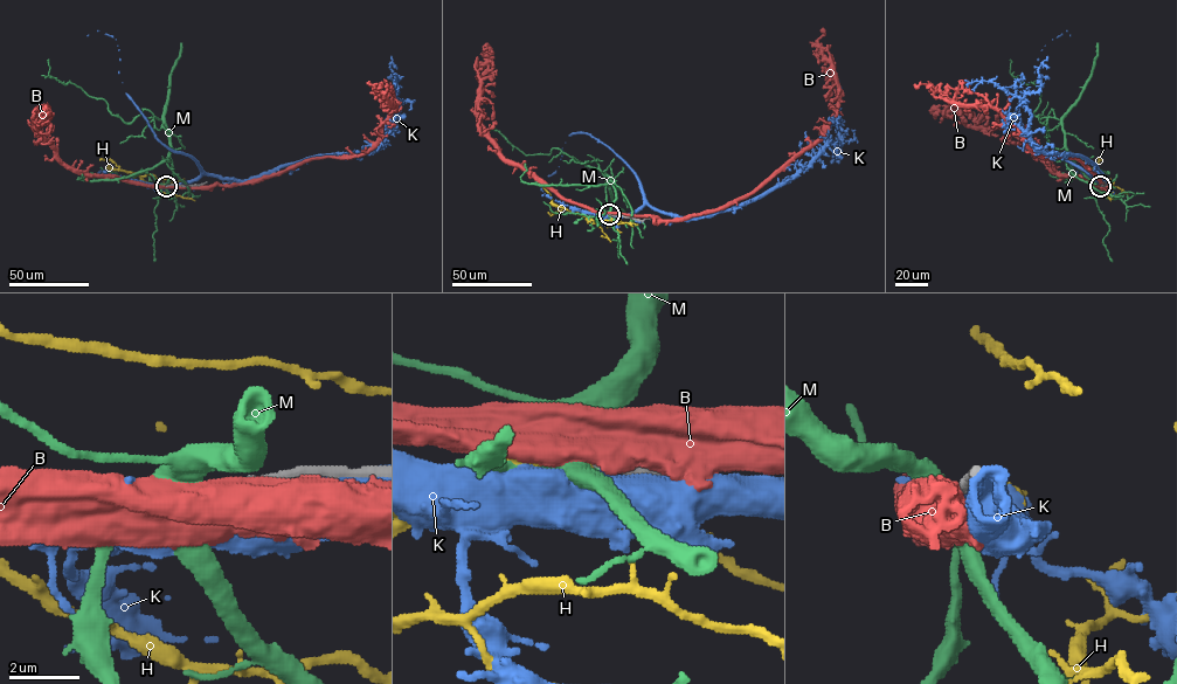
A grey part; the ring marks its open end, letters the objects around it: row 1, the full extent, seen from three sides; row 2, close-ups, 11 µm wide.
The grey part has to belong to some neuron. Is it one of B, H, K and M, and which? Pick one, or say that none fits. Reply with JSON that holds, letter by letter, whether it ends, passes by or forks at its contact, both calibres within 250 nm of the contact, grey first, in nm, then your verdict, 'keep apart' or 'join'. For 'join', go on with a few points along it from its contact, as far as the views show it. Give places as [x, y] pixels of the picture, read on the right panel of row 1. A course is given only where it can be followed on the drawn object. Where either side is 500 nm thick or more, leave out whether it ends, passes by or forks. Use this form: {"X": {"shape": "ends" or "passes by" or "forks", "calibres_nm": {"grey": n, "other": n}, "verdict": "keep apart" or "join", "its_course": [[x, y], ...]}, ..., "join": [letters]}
{"B": {"calibres_nm": {"grey": 200, "other": 850}, "verdict": "keep apart"}, "H": {"shape": "ends", "calibres_nm": {"grey": 190, "other": 200}, "verdict": "join", "its_course": [[1100, 186], [1106, 185], [1099, 173], [1072, 160]]}, "K": {"calibres_nm": {"grey": 190, "other": 600}, "verdict": "keep apart"}, "M": {"shape": "passes by", "calibres_nm": {"grey": 190, "other": 360}, "verdict": "keep apart"}, "join": ["H"]}

